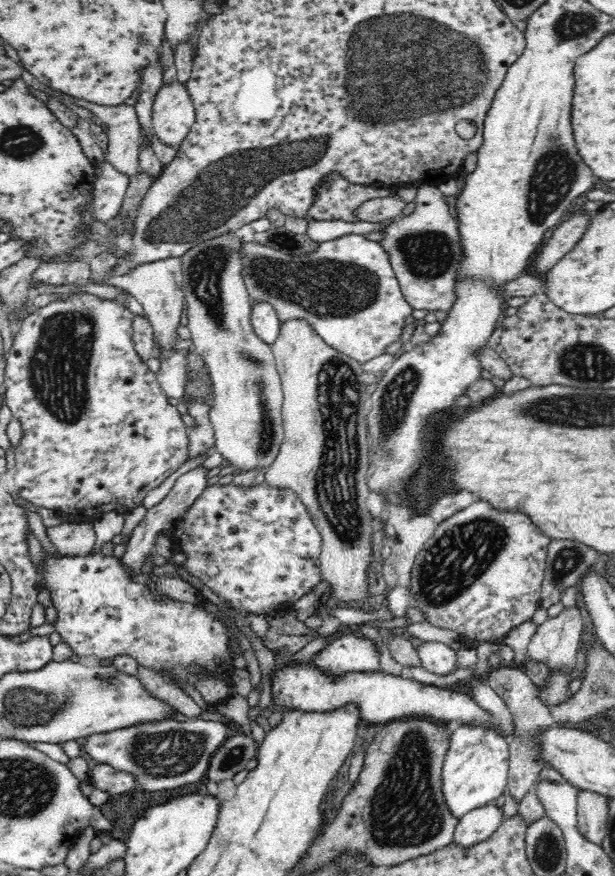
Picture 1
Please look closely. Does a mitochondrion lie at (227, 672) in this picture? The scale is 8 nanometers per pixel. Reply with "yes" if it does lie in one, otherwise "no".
no

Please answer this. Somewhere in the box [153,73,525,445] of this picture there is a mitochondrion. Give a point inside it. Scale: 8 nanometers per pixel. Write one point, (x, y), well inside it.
(330, 289)

